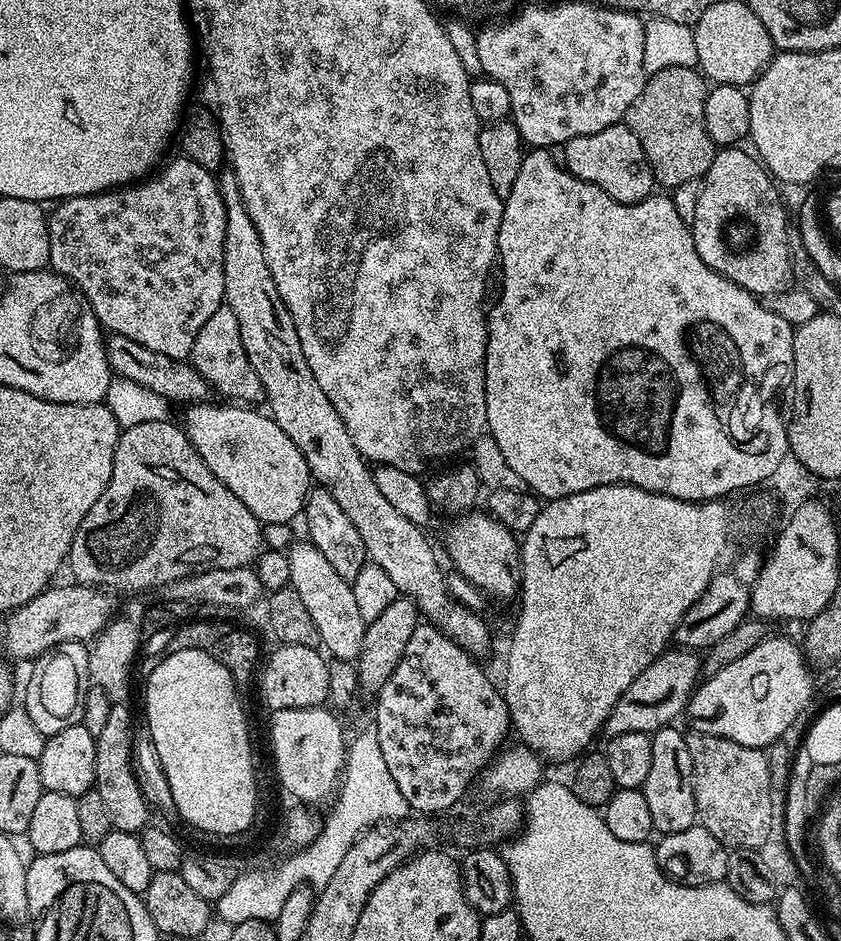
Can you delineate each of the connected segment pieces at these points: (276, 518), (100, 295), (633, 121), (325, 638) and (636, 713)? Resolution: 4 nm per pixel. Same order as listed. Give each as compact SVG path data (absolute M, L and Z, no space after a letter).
M212 402L202 404L193 404L185 407L184 420L182 427L188 434L188 440L194 446L194 450L206 462L210 474L218 478L254 514L260 519L261 525L272 523L284 523L294 521L296 516L299 517L304 511L304 502L308 499L310 491L310 473L306 466L306 458L286 438L286 430L278 426L278 422L273 420L271 415L257 410L252 406L237 406L232 402L219 402L220 404L212 405Z
M176 154L169 162L168 168L161 167L155 174L129 184L123 188L113 188L110 192L99 192L89 196L79 196L59 201L56 209L51 209L48 218L50 230L50 268L66 279L81 292L90 302L94 314L100 320L100 327L109 333L125 336L150 350L158 350L158 354L166 354L166 358L188 360L192 355L194 338L198 338L198 330L206 326L210 314L225 303L224 299L224 243L226 242L226 206L222 202L220 185L217 177L208 172L189 156Z
M670 66L670 70L658 70L645 79L642 94L634 98L630 110L624 115L623 123L642 142L642 150L646 154L646 162L650 162L653 181L657 185L665 184L668 188L680 188L691 180L699 181L708 173L716 157L718 146L706 134L704 121L704 103L708 97L709 85L705 77L696 68L686 66Z
M311 542L297 543L288 552L290 562L290 587L302 598L314 626L318 626L320 644L329 657L338 660L355 661L362 646L366 621L358 614L349 577L338 574L334 566Z
M679 646L665 650L657 660L650 662L650 666L646 666L646 670L642 670L642 674L638 674L638 678L634 678L634 682L630 682L630 686L626 686L626 694L618 698L614 710L610 710L606 718L603 735L611 738L635 732L651 734L660 728L669 727L675 721L672 719L687 709L688 701L691 700L701 676L702 660L695 651Z

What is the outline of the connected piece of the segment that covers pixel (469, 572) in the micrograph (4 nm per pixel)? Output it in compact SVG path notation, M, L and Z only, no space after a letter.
M465 511L457 515L444 536L448 556L459 575L484 591L485 597L508 600L520 591L521 541L502 522L498 522L487 511Z

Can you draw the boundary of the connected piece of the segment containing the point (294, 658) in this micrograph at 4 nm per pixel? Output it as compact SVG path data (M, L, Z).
M280 644L276 646L276 649L263 661L262 671L258 676L258 684L260 680L260 696L264 699L264 704L268 707L268 710L277 712L278 710L302 710L303 708L318 708L321 707L328 700L328 691L330 690L330 674L328 673L328 660L326 659L325 653L321 651L319 647L311 648L310 646L290 646L289 644Z

